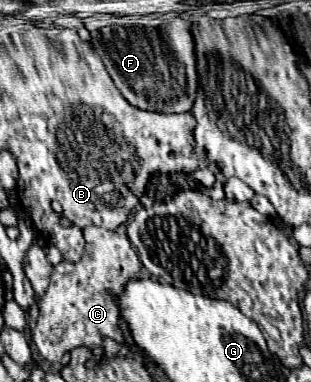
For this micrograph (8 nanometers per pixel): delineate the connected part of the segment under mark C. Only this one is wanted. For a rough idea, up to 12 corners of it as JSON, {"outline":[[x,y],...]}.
{"outline":[[85,227],[79,263],[53,267],[33,343],[49,363],[119,345],[129,239]]}

